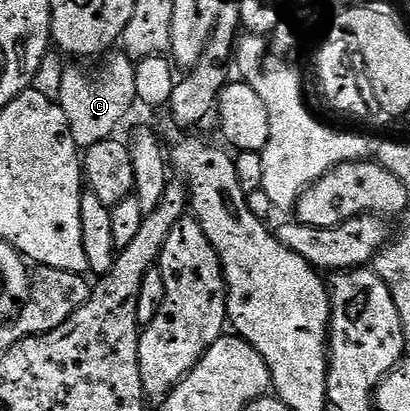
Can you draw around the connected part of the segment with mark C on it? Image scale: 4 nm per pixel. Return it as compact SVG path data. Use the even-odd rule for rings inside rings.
M122 52L115 53L98 76L90 76L78 68L66 69L60 78L56 100L66 120L77 148L83 150L98 142L111 139L123 116L137 100L135 89L135 63Z

